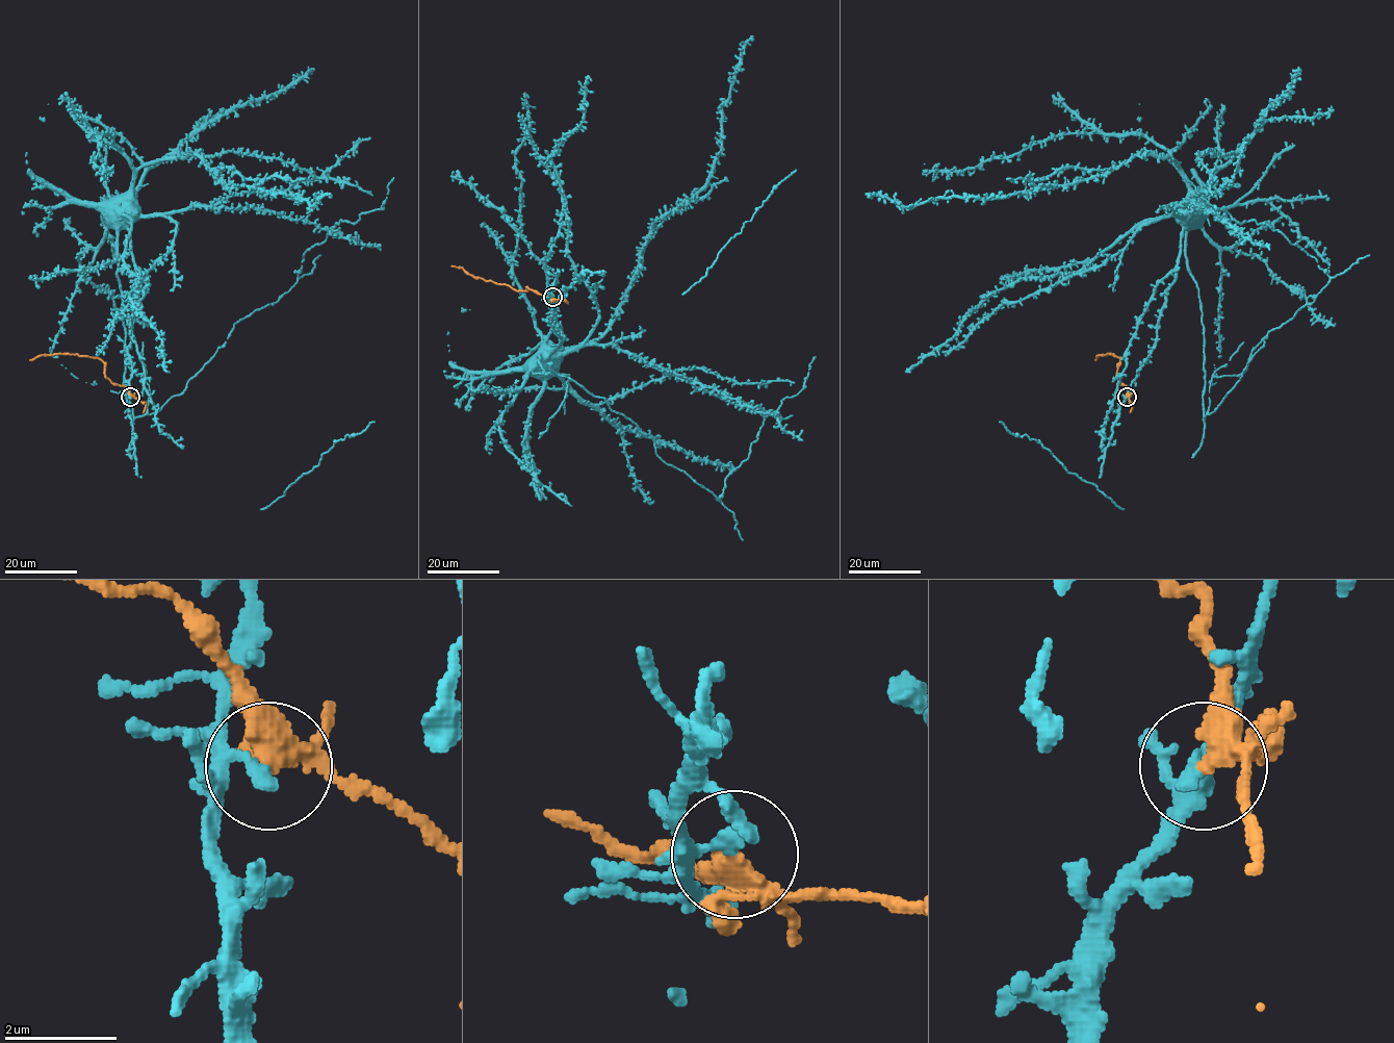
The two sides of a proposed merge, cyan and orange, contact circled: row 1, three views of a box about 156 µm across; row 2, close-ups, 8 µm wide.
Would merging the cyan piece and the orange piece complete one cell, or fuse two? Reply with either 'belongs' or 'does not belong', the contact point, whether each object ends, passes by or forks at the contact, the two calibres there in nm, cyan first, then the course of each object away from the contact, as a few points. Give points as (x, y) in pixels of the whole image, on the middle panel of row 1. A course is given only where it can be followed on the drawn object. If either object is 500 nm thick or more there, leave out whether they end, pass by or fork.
does not belong; place (552, 297); cyan passes by; orange forks; calibres 240 and 300 nm; course cyan (552, 297), (549, 297), (552, 316), (549, 322), (558, 331), (560, 341), (552, 352), (542, 352), (544, 360); course orange (552, 297), (527, 287), (514, 289), (474, 278), (452, 265)

